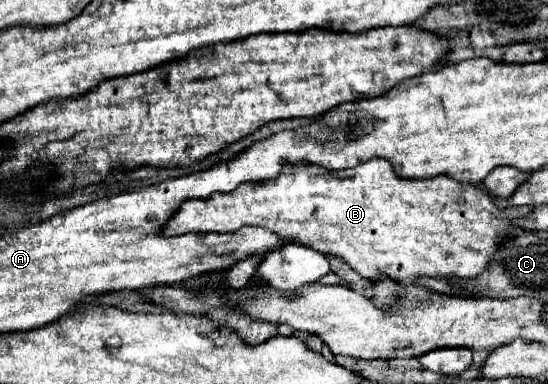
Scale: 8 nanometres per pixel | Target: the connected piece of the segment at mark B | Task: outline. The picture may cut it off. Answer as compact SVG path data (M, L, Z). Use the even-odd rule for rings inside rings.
M376 158L356 168L330 172L318 164L288 164L282 166L280 176L266 182L244 182L232 192L214 192L206 200L192 198L180 204L178 212L166 222L166 234L208 234L208 232L236 232L242 226L260 226L288 242L314 248L324 256L342 258L362 278L378 280L380 274L412 284L418 276L430 278L476 278L492 260L498 242L508 234L508 220L528 214L528 206L498 208L492 196L478 186L458 184L446 176L430 180L400 178L392 164Z

